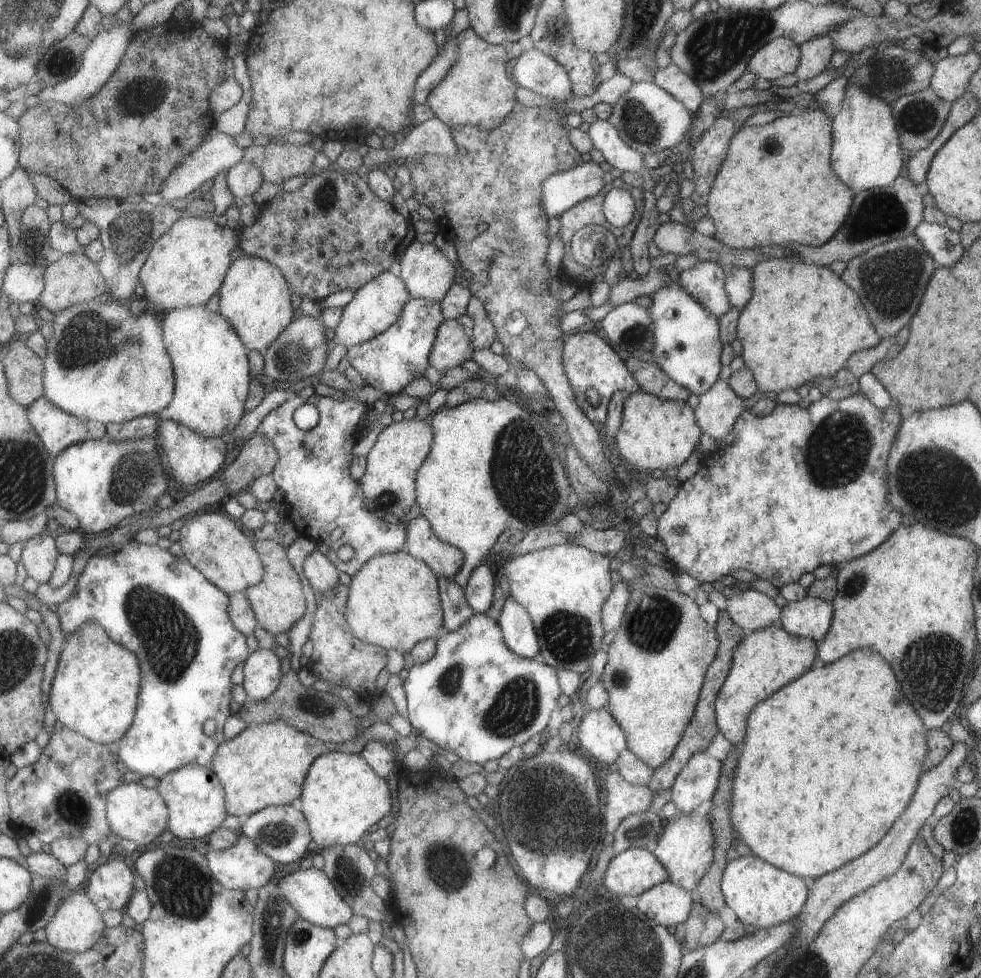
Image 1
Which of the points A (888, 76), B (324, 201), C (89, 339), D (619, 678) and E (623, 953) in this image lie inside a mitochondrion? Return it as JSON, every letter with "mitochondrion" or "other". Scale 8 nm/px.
{"A":"mitochondrion","B":"mitochondrion","C":"mitochondrion","D":"mitochondrion","E":"mitochondrion"}

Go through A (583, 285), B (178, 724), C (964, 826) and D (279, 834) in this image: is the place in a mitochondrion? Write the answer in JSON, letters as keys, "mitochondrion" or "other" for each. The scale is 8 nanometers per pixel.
{"A":"other","B":"other","C":"mitochondrion","D":"mitochondrion"}

